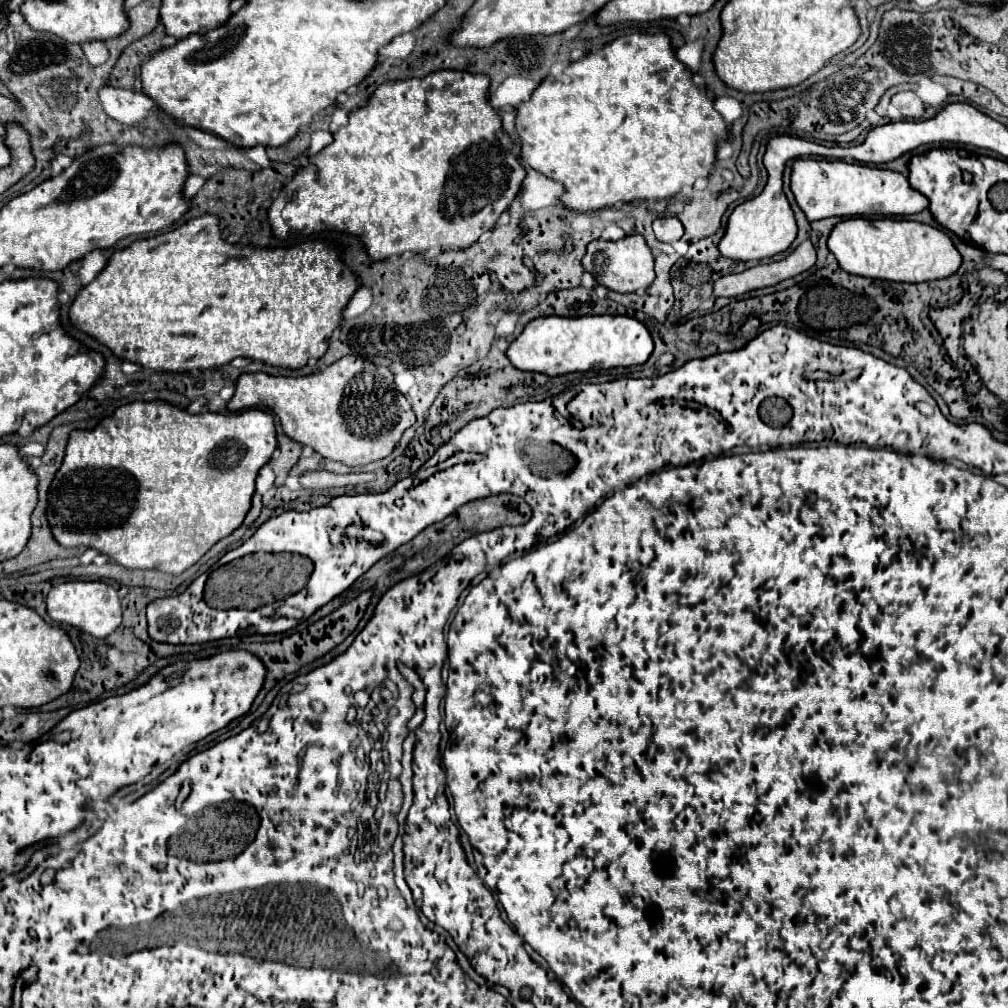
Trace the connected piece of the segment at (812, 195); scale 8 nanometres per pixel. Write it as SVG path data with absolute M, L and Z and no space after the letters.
M797 159L791 173L791 191L809 221L825 217L899 217L919 213L929 205L927 197L915 191L903 173L829 159Z

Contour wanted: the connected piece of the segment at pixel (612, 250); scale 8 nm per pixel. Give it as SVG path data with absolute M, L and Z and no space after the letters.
M629 235L619 241L601 241L601 239L591 241L583 257L583 269L591 273L609 291L617 291L617 293L635 293L647 289L655 279L653 255L645 239L639 235Z

